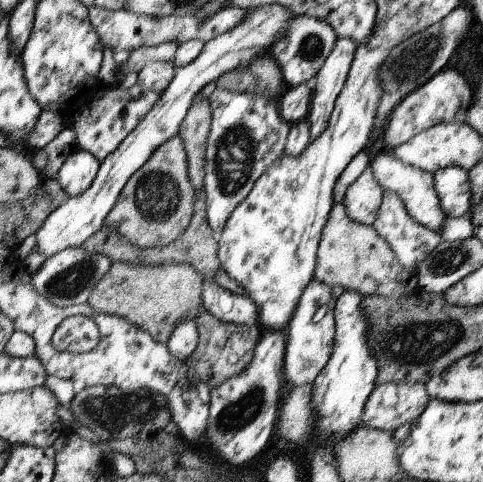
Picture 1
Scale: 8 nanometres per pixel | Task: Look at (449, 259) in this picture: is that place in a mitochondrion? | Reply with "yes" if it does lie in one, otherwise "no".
yes

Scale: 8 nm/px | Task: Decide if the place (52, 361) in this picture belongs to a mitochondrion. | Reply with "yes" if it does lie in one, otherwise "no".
no

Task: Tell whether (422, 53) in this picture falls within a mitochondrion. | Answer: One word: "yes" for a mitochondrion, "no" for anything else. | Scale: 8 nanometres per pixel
yes

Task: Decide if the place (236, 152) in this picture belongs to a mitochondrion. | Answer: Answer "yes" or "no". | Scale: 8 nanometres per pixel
yes

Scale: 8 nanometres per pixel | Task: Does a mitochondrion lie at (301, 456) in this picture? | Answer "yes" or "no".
no

